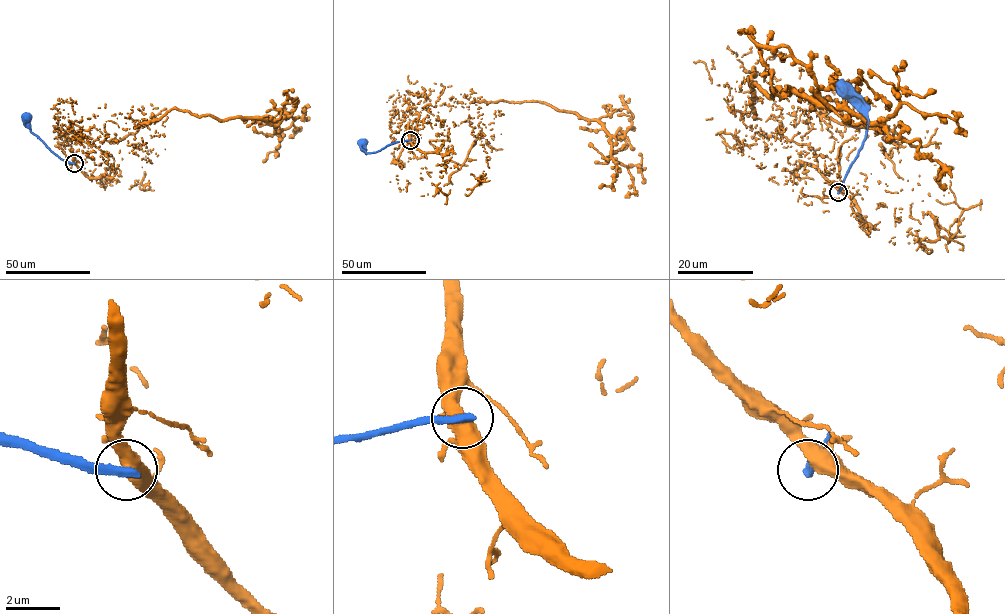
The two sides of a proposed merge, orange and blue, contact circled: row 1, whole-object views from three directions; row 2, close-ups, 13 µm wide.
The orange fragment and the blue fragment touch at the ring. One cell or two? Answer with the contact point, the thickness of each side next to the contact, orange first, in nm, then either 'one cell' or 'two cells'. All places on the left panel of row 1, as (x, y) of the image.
(74, 163) | 420/360 nm | two cells

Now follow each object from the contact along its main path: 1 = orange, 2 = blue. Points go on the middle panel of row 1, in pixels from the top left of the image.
1: (410, 140), (398, 126), (450, 100), (542, 101), (601, 124), (611, 155), (632, 176), (634, 192), (625, 196)
2: (410, 140), (369, 153), (360, 147), (362, 142)

